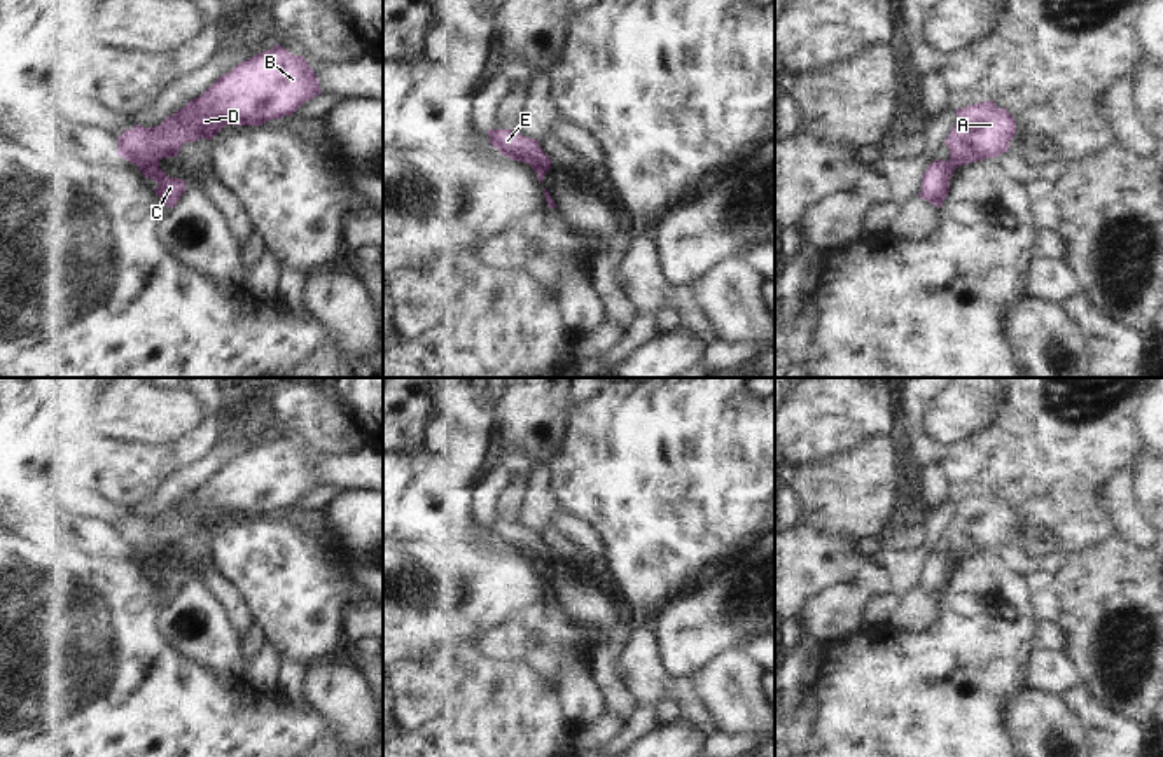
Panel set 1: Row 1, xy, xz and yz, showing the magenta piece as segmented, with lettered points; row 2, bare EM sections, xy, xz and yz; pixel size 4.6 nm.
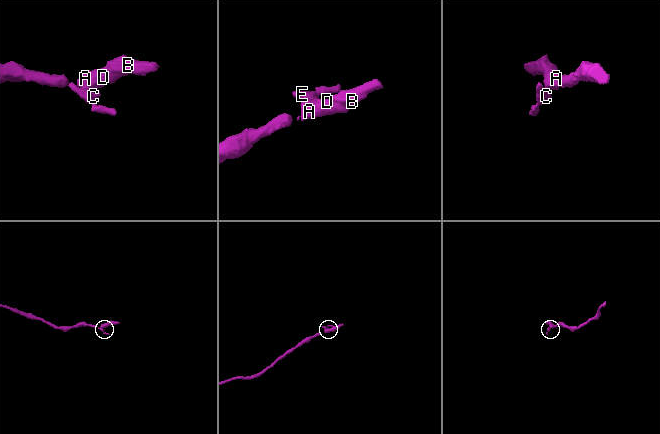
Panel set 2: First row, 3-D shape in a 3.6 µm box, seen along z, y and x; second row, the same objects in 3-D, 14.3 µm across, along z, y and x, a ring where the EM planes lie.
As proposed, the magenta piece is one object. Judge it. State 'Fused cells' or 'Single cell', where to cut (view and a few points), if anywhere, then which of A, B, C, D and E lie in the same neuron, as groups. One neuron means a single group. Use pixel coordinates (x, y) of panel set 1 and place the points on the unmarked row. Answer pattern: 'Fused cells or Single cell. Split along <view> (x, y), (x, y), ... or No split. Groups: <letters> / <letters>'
Fused cells. Split along xy (158, 555), (140, 560). Groups: A B D / C E

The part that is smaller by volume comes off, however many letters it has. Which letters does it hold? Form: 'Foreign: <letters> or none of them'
Foreign: C, E

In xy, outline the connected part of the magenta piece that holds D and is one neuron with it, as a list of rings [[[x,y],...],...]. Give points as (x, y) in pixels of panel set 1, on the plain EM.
[[[275,435],[220,467],[159,517],[124,521],[117,530],[117,547],[138,559],[159,556],[163,549],[177,549],[187,533],[212,531],[224,517],[262,517],[292,507],[320,484],[308,453]]]

